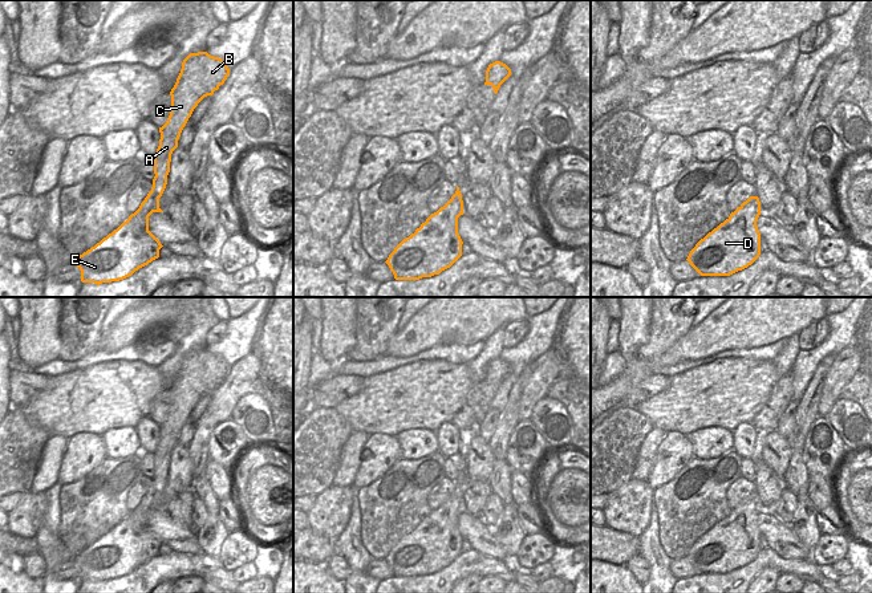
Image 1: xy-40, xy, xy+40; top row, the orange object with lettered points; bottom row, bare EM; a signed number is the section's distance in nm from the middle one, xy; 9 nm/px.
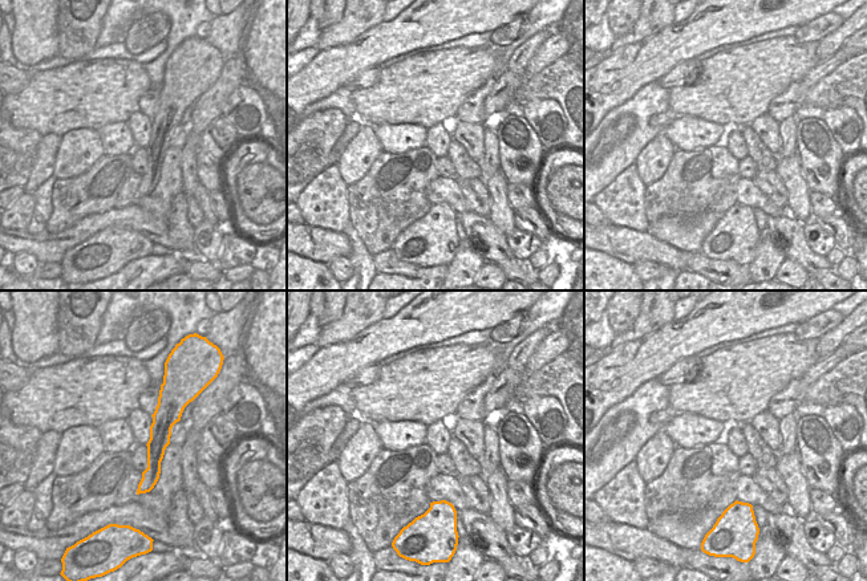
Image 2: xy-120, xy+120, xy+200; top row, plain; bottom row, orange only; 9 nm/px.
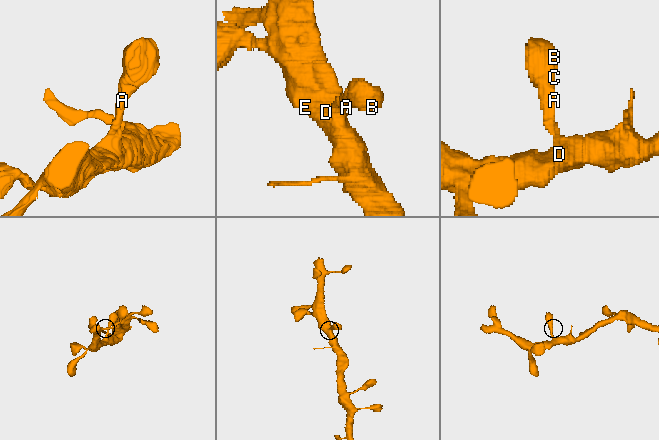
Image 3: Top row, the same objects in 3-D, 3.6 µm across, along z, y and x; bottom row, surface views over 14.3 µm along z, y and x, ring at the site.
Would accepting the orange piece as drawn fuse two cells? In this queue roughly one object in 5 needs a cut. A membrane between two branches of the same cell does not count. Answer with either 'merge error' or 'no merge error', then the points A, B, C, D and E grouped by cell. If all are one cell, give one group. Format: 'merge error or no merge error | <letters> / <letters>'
no merge error | A B C D E

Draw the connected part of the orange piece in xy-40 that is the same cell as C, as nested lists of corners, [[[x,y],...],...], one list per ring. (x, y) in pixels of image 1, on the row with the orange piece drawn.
[[[207,52],[190,53],[182,62],[181,73],[170,92],[171,109],[167,122],[159,127],[161,139],[154,155],[154,179],[151,191],[139,208],[117,230],[94,247],[80,255],[73,264],[81,271],[82,283],[119,281],[159,257],[161,241],[149,231],[149,216],[163,212],[159,208],[171,154],[198,103],[212,96],[230,74],[228,66],[219,57]]]

